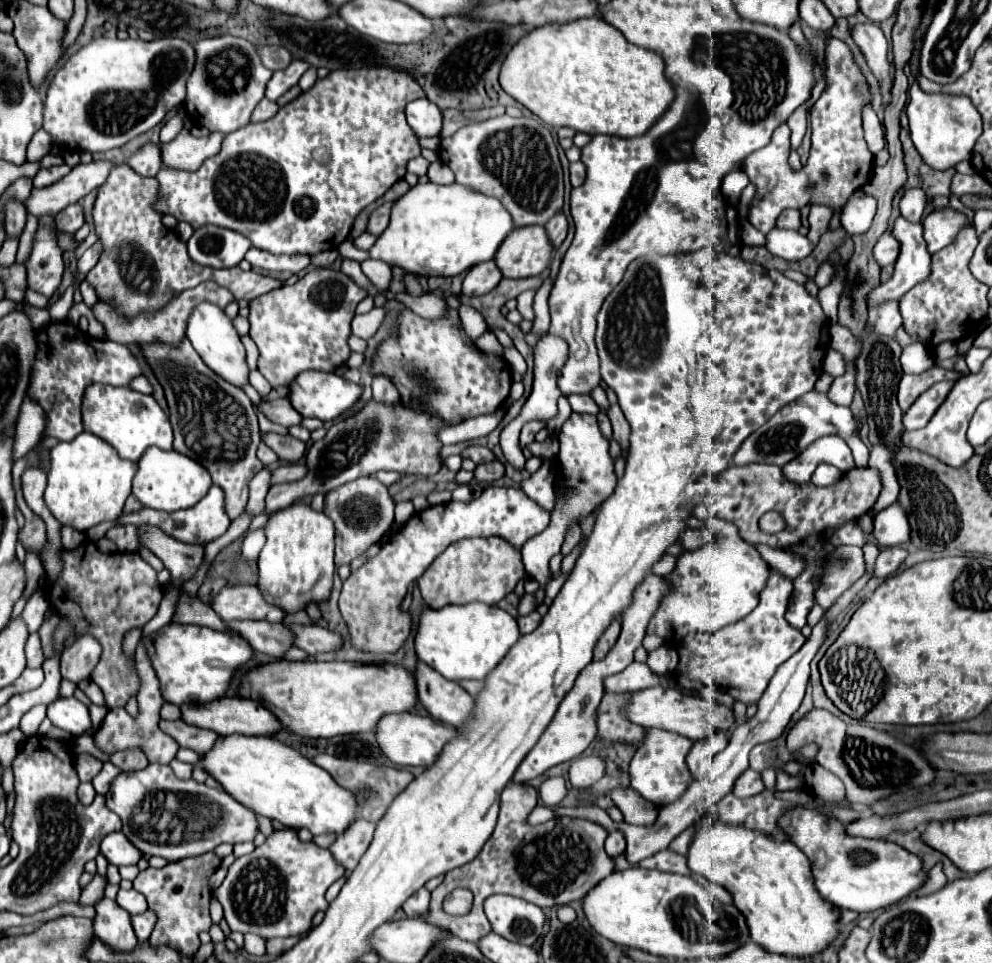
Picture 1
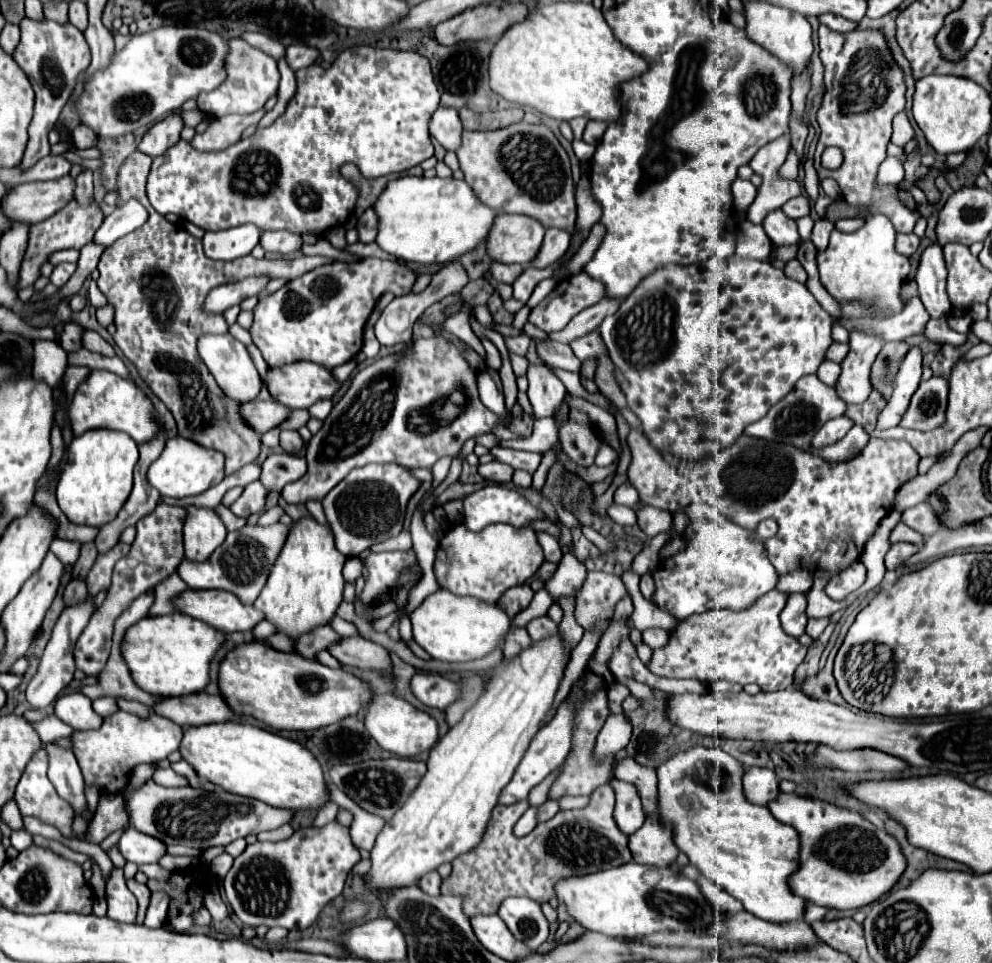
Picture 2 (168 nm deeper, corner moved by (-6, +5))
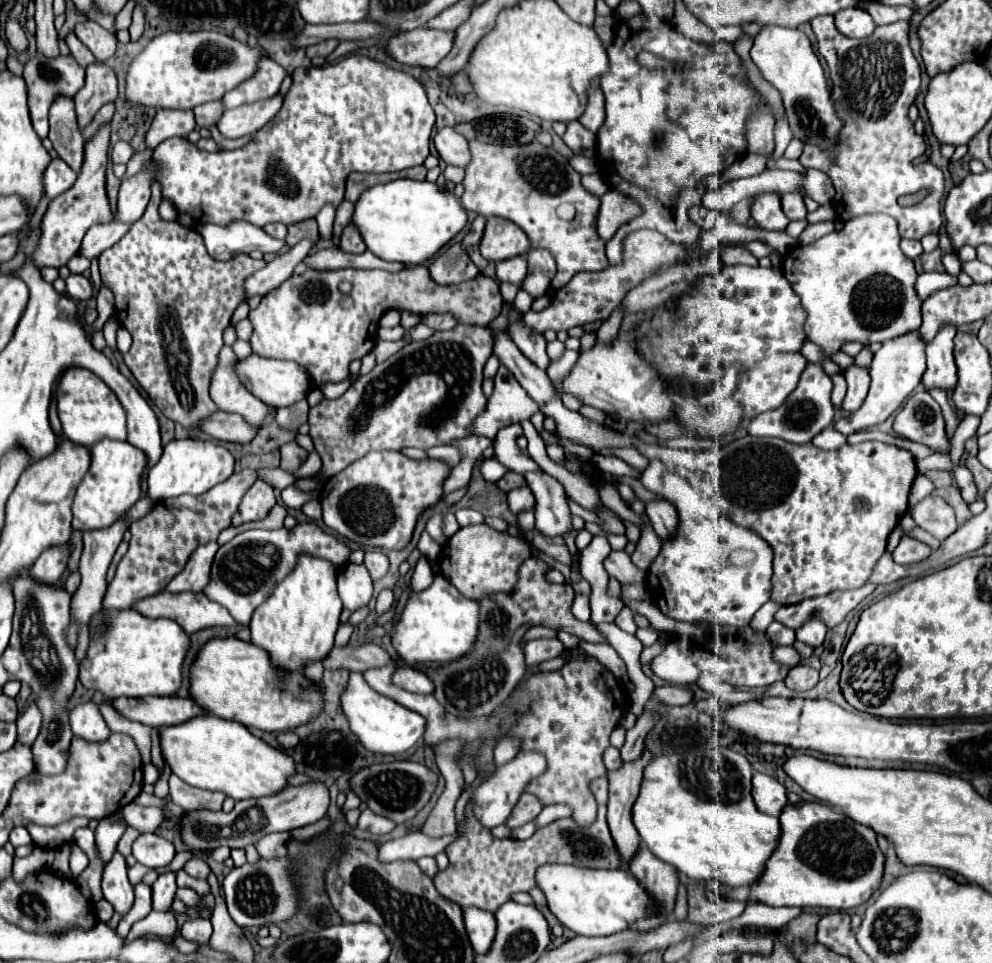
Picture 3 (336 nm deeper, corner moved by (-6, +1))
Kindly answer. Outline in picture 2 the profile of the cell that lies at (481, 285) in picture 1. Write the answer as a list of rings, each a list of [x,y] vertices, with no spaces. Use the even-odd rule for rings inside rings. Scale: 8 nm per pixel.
[[[493,263],[491,265],[491,271],[495,275],[497,281],[503,281],[507,285],[513,285],[515,279],[523,273],[523,267],[521,265],[501,265],[501,263]]]

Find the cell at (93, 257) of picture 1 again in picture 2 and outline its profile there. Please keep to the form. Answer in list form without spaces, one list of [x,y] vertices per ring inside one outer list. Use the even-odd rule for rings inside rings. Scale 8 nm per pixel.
[[[129,199],[127,203],[123,203],[121,207],[117,207],[111,215],[105,217],[103,225],[97,229],[95,233],[95,241],[99,245],[113,245],[119,237],[135,231],[137,227],[141,227],[147,219],[147,211],[145,207],[137,201],[137,199]]]

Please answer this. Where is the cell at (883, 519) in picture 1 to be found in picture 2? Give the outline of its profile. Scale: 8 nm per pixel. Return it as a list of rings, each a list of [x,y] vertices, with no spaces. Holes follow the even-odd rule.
[[[919,503],[919,505],[915,505],[915,507],[907,509],[907,511],[903,511],[901,521],[903,521],[905,525],[909,525],[911,529],[923,533],[925,537],[929,537],[929,535],[937,533],[939,529],[943,529],[941,519],[937,517],[937,513],[931,509],[929,503]]]

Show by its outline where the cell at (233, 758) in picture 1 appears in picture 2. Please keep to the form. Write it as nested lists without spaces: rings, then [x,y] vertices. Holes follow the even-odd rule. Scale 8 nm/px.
[[[229,721],[187,727],[183,731],[179,753],[199,777],[223,787],[227,793],[237,793],[293,811],[321,809],[329,801],[321,765],[309,751],[305,751],[305,747],[249,723]]]

